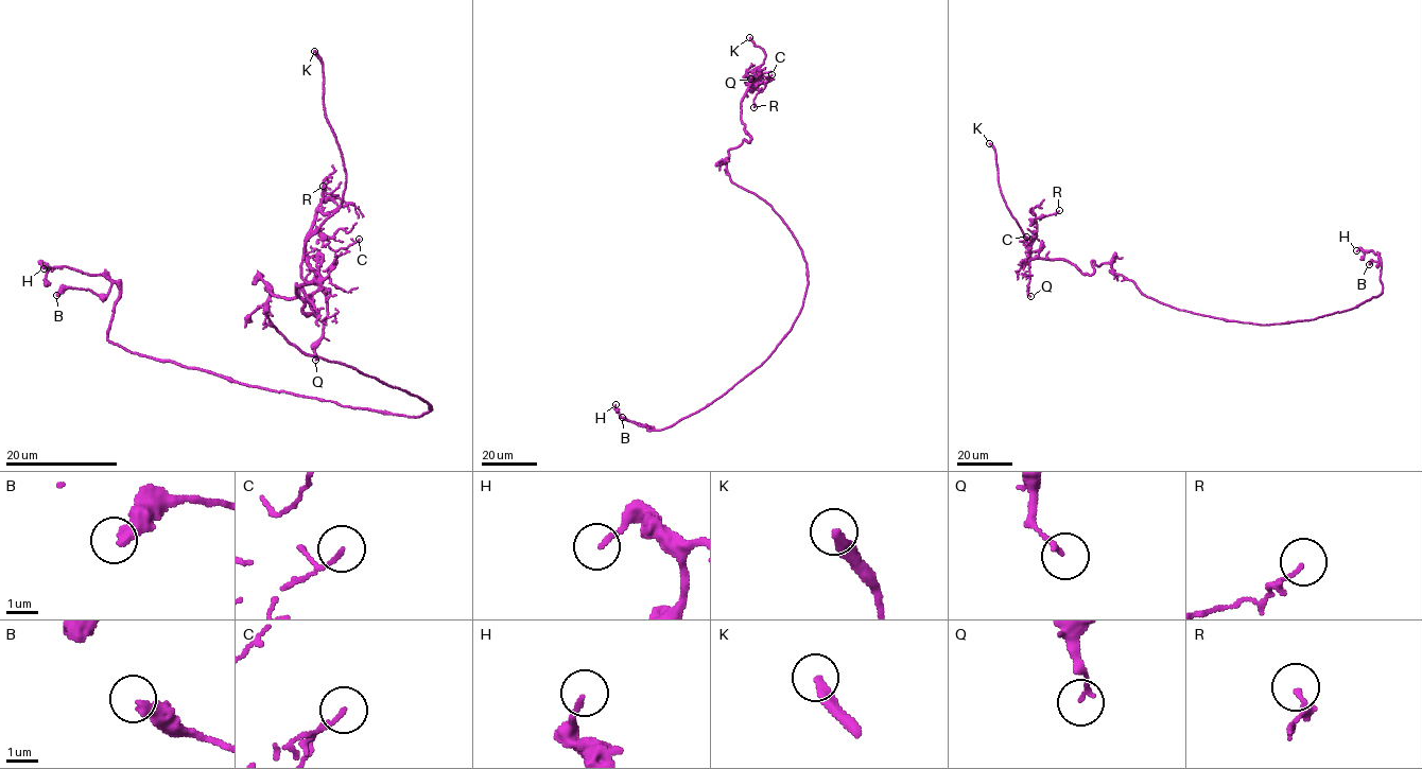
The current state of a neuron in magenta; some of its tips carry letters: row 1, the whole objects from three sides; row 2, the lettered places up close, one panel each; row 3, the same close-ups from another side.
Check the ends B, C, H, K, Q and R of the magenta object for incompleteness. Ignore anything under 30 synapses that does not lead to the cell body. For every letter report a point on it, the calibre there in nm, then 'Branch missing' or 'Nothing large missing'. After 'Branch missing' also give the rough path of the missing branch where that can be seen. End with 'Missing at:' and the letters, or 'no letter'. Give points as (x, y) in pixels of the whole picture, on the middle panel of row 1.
B: Place: (622, 417). Thickness 360 nm. Nothing large missing
C: Place: (772, 74). Thickness 90 nm. Nothing large missing
H: Place: (616, 404). Thickness 150 nm. Nothing large missing
K: Place: (749, 37). Thickness 300 nm. Branch missing
Q: Place: (750, 79). Thickness 130 nm. Nothing large missing
R: Place: (753, 107). Thickness 80 nm. Nothing large missing
Missing at: K

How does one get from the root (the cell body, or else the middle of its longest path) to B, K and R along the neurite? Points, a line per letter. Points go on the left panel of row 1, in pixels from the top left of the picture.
B: (398, 388), (431, 408), (402, 416), (341, 406), (159, 362), (107, 339), (115, 283), (106, 295), (56, 295)
K: (398, 388), (266, 314), (300, 286), (316, 315), (302, 250), (346, 186), (314, 51)
R: (398, 388), (267, 318), (300, 286), (316, 315), (296, 284), (319, 282), (323, 186)

